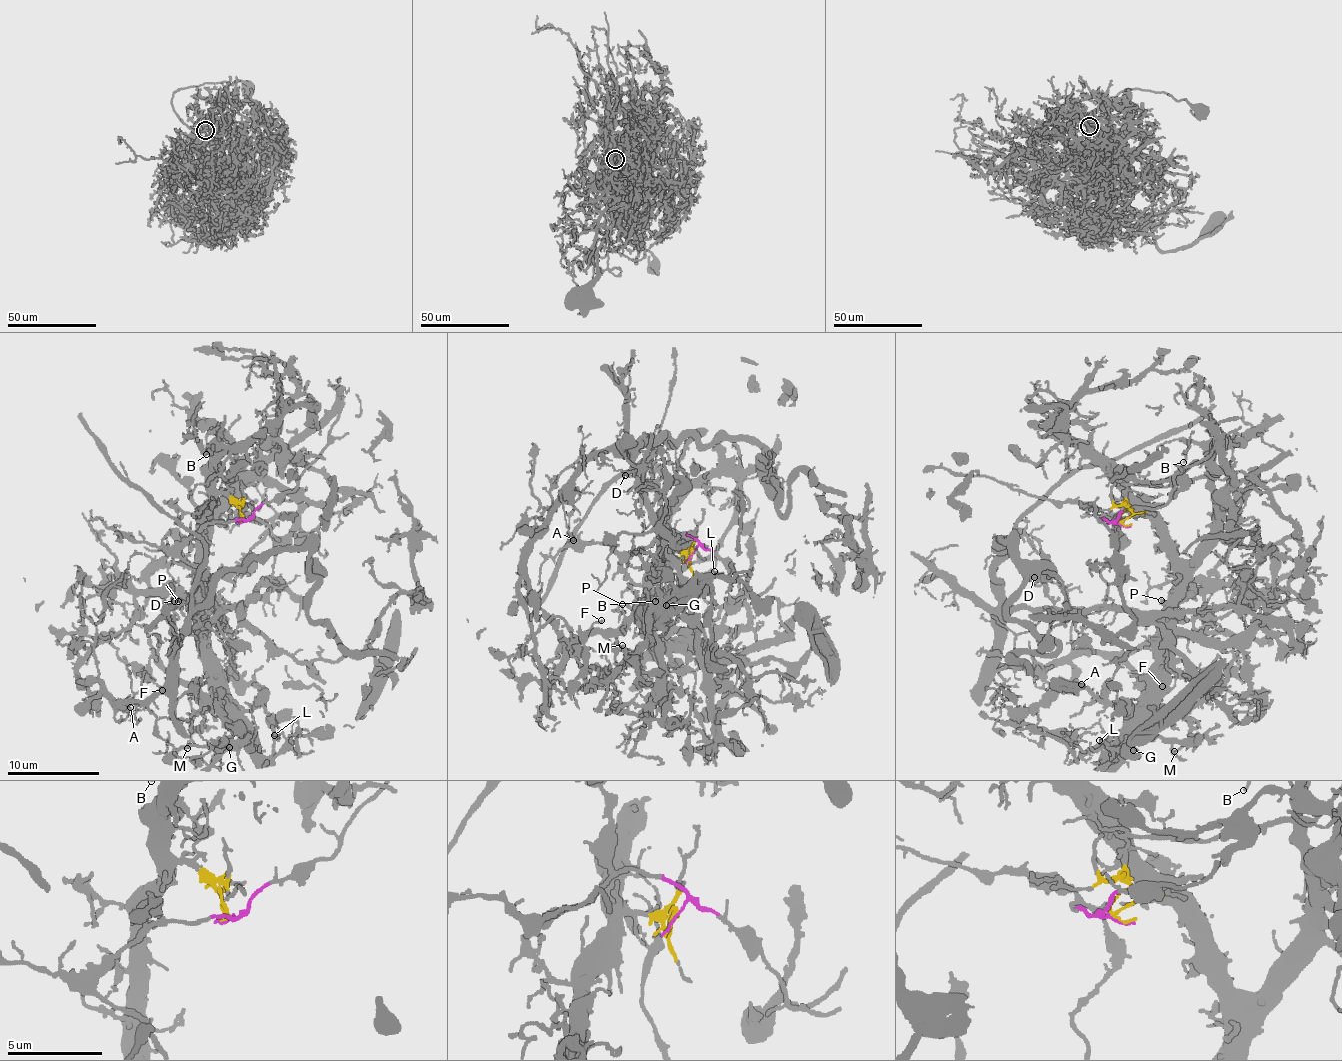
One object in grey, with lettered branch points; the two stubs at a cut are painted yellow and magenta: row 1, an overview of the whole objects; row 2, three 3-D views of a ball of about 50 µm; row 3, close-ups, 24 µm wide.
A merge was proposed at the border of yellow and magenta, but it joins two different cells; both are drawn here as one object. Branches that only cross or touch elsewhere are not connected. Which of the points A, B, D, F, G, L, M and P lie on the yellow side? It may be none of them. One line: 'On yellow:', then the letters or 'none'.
On yellow: B, G, L, M, P

